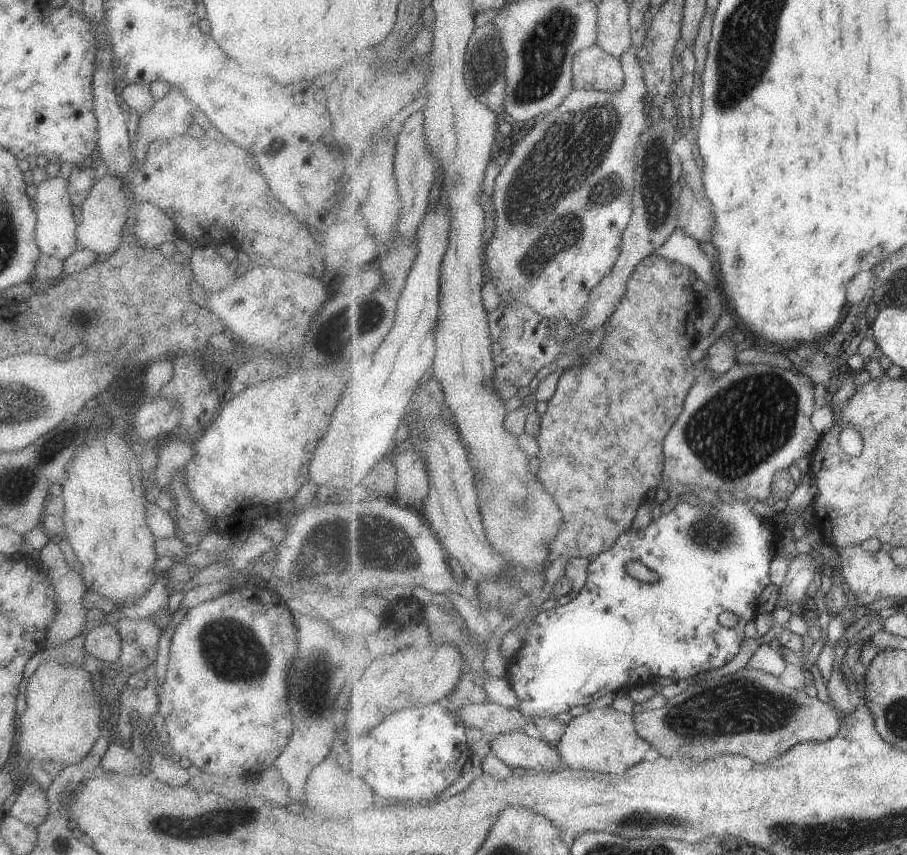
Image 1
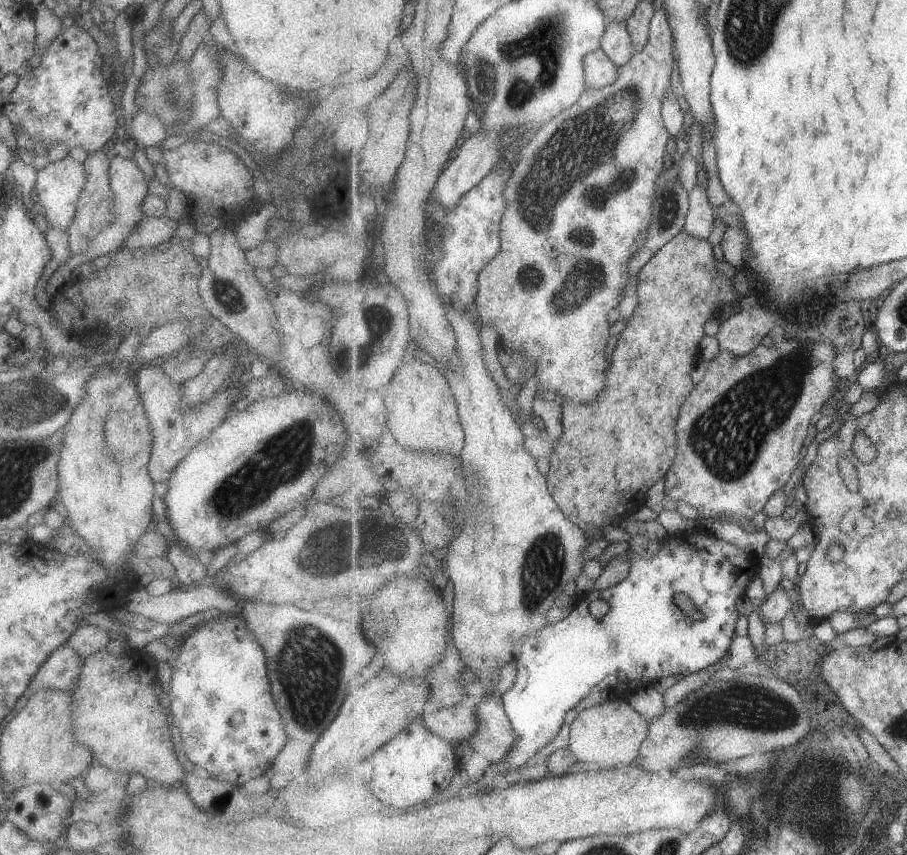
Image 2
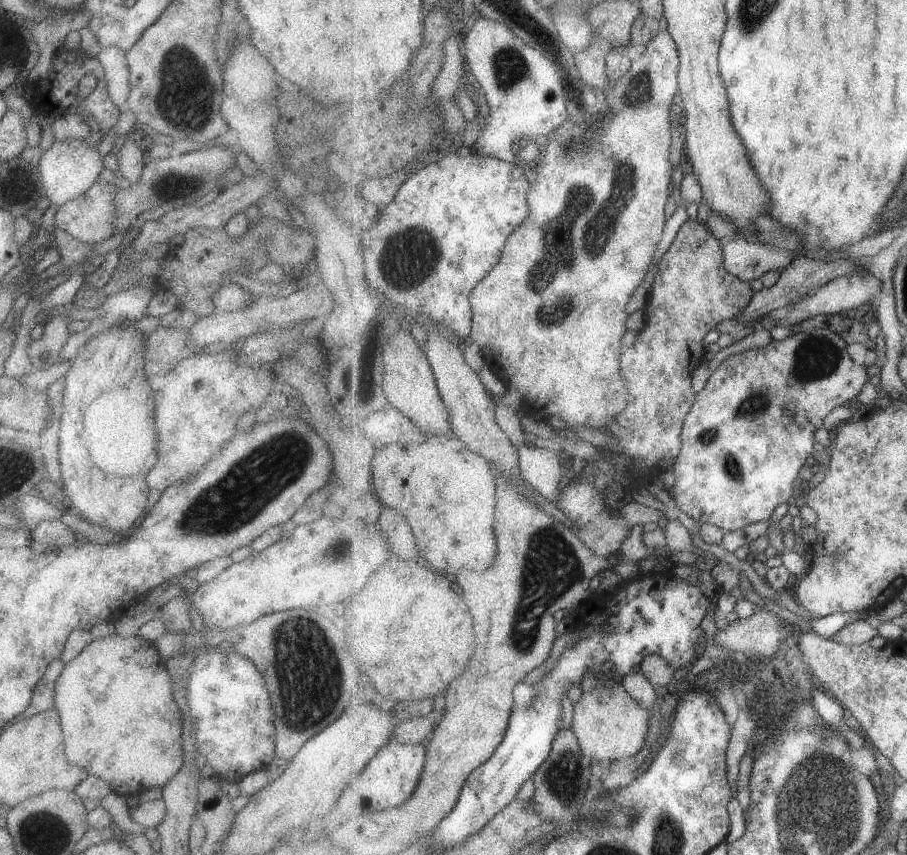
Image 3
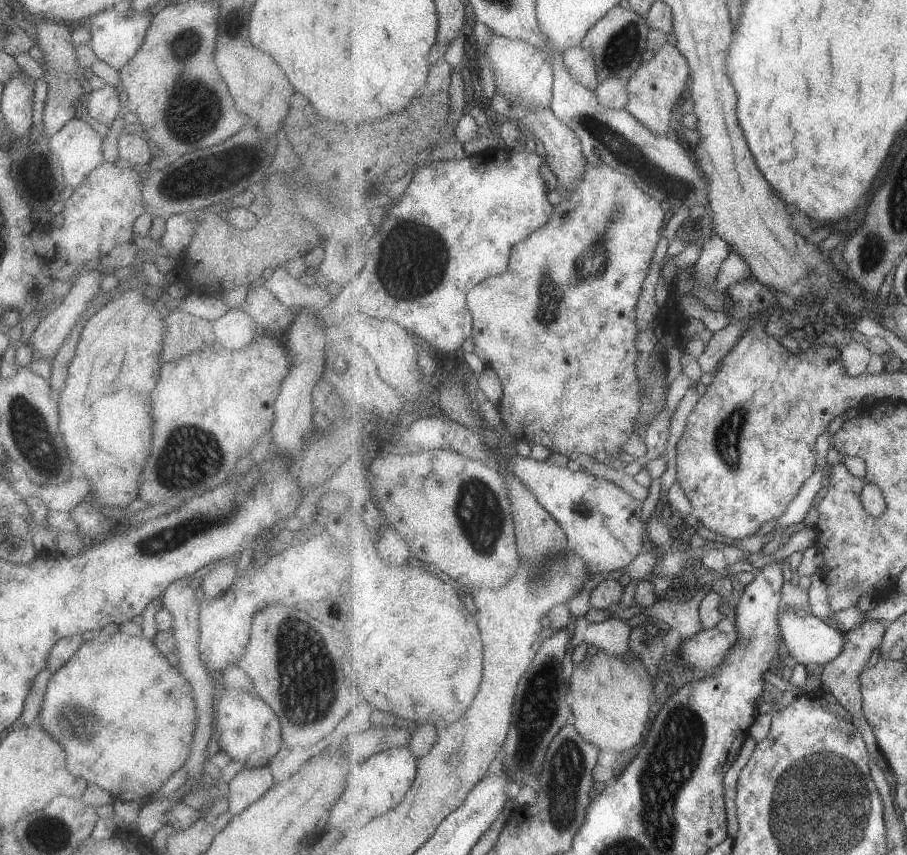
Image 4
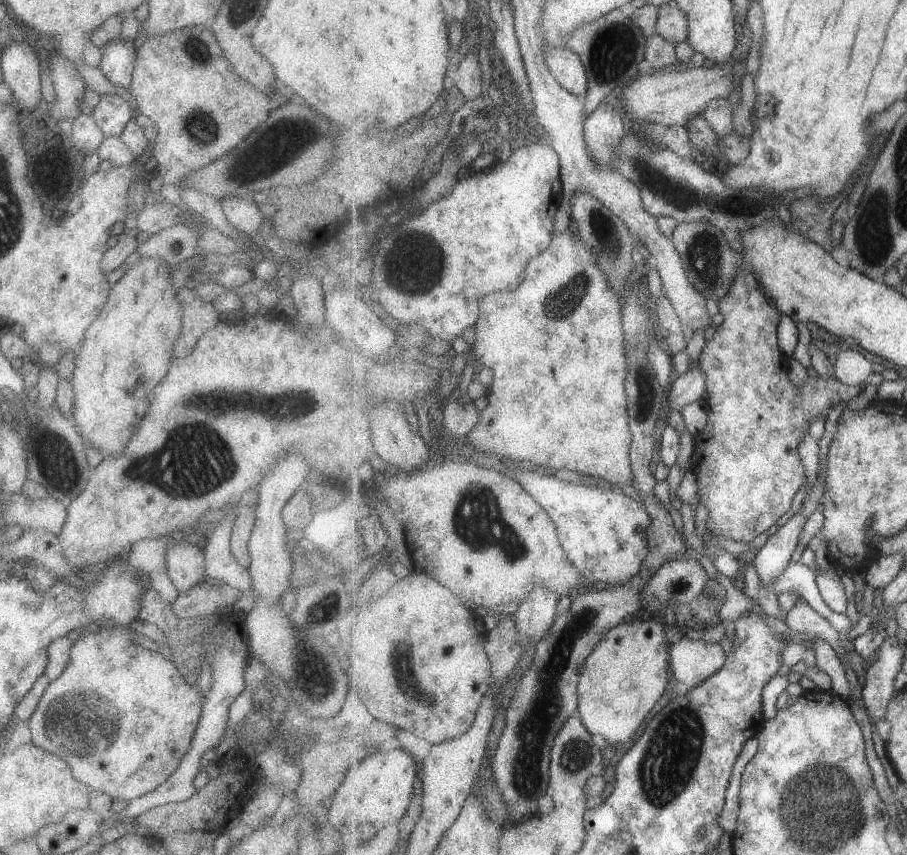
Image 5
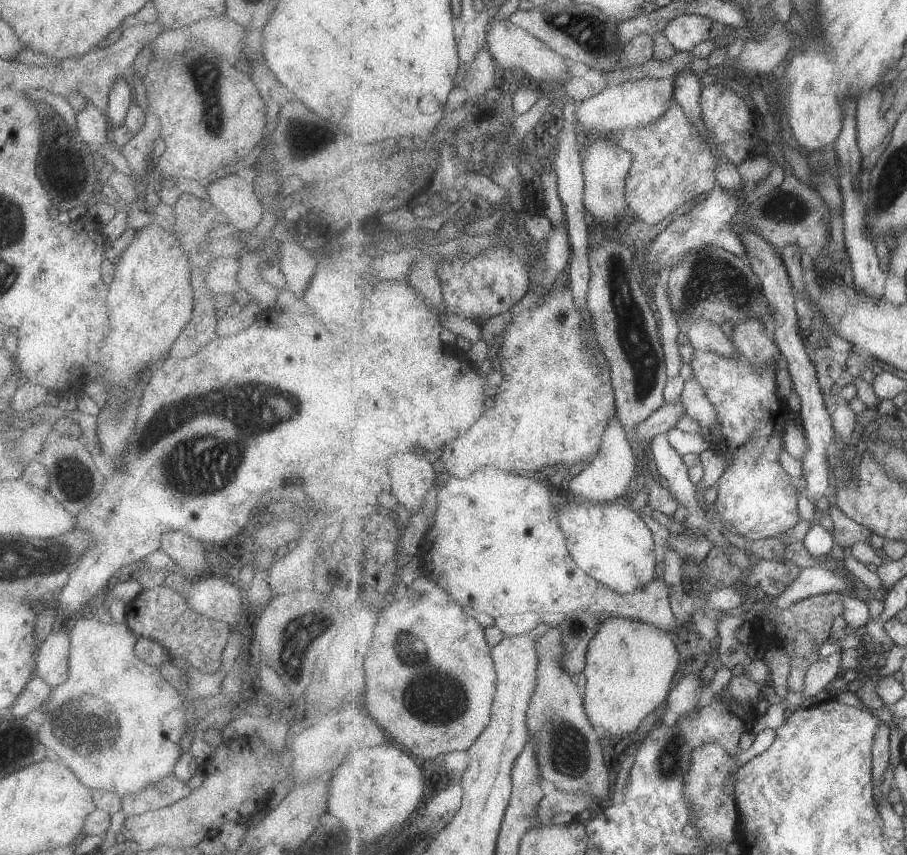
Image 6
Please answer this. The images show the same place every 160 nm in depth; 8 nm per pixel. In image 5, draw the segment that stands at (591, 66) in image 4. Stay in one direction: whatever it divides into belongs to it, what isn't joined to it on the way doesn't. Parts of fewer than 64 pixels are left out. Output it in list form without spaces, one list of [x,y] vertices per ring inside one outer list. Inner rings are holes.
[[[551,47],[545,54],[548,67],[557,82],[564,89],[583,98],[587,94],[589,79],[582,58],[566,47]]]

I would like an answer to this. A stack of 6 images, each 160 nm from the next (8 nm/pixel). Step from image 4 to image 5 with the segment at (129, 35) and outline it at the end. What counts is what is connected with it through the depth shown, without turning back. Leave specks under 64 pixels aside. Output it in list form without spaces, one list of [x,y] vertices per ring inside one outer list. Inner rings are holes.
[[[109,40],[101,49],[98,67],[101,74],[113,84],[117,90],[126,89],[132,79],[132,68],[136,51],[131,41]]]

